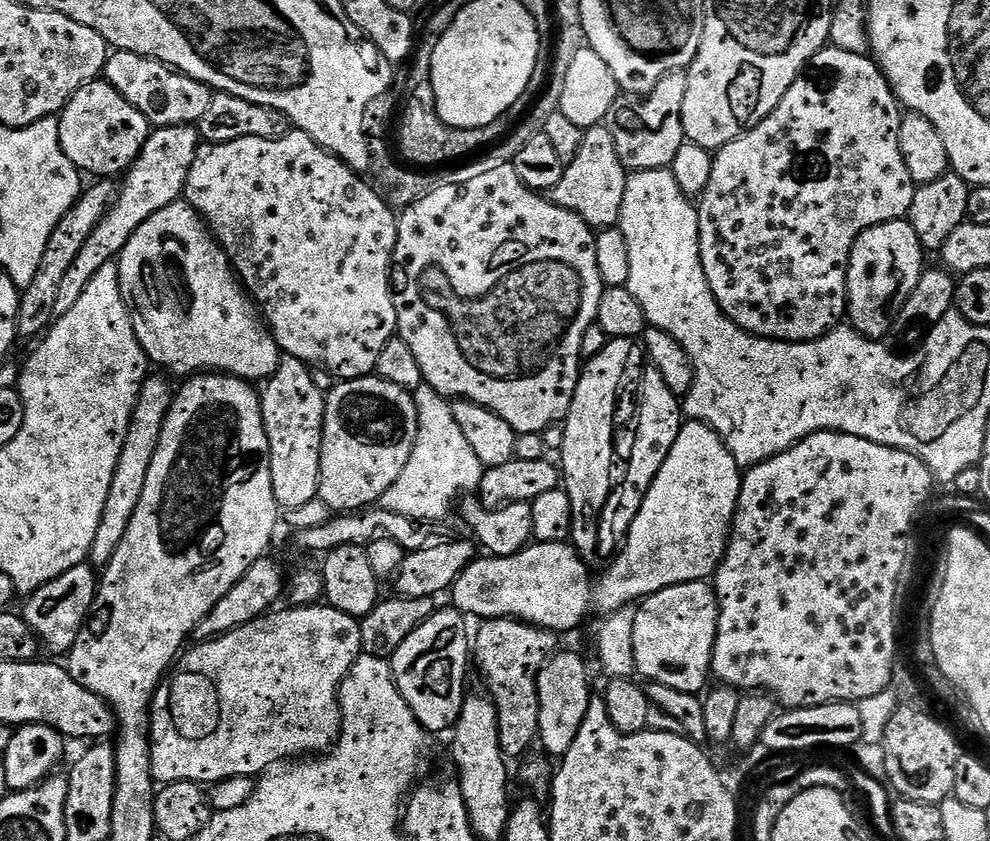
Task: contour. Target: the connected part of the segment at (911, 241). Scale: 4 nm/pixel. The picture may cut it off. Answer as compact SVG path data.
M907 219L891 220L890 222L879 224L878 226L874 226L870 230L863 232L854 242L854 246L852 247L852 255L848 257L848 310L846 316L850 321L851 327L855 328L857 332L861 332L863 336L867 336L869 340L883 341L885 339L884 335L886 335L887 332L891 333L893 331L900 311L904 306L906 306L907 300L918 286L919 278L923 275L926 269L924 256L926 256L926 250L918 242L918 234L914 234L914 226L910 226Z

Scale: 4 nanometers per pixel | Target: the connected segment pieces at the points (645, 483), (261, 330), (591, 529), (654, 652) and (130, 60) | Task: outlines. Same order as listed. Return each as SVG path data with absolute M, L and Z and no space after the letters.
M656 368L653 372L649 372L646 377L644 402L644 416L640 424L640 440L636 443L633 472L629 475L626 494L624 495L625 507L629 513L625 515L625 521L621 523L621 531L617 530L608 535L608 547L612 550L619 549L625 543L625 533L630 530L630 526L642 506L644 496L650 490L652 479L658 474L662 462L666 462L666 458L670 454L670 450L680 433L680 425L682 423L681 397L676 396L670 390L670 386L666 386L666 382L662 382L662 374L658 374Z
M179 199L170 206L158 210L150 218L146 218L146 222L142 222L142 226L138 226L138 230L132 235L130 242L126 242L126 246L120 251L118 267L120 269L120 293L124 295L130 309L136 337L142 346L142 350L155 367L157 364L158 367L165 368L165 370L160 370L165 373L173 372L174 375L180 376L179 378L191 378L197 374L227 374L249 382L257 382L256 380L260 380L259 382L267 381L268 377L274 375L278 370L282 353L276 344L276 339L272 337L271 328L262 319L252 297L248 295L244 285L240 283L232 263L228 260L228 255L225 254L220 243L216 241L212 229L205 224L203 216L193 210L191 204Z
M609 339L602 354L583 365L572 405L562 424L564 445L560 448L558 464L562 469L562 487L568 493L572 507L570 543L576 549L576 555L589 566L592 566L592 556L596 556L596 516L600 516L600 504L604 496L608 496L608 456L612 456L612 448L608 448L608 431L612 432L612 396L616 396L616 381L620 379L620 367L623 367L628 352L629 340Z
M708 580L670 586L653 596L647 596L635 613L633 642L637 673L653 684L703 693L704 683L710 680L720 613L715 587Z
M113 51L104 63L102 76L110 86L114 86L114 90L118 90L118 94L122 94L122 98L126 98L126 102L130 102L130 106L134 106L134 110L142 110L153 129L183 124L199 125L214 95L208 85L190 78L185 72L177 72L153 56L133 52Z

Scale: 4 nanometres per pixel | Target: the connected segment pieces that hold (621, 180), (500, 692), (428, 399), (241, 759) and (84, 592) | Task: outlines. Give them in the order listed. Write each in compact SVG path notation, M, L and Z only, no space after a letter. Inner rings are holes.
M597 126L585 131L582 150L578 158L565 167L562 182L550 190L550 199L562 210L578 214L594 230L615 228L622 214L622 198L626 198L626 182L630 172L625 168L614 146L614 134L607 126Z
M484 620L481 628L474 632L474 664L480 667L484 675L484 684L488 687L487 695L498 714L498 730L500 731L500 745L505 757L515 762L519 756L529 755L528 747L537 743L540 734L540 703L538 702L538 674L545 664L558 651L557 633L549 632L547 628L539 628L537 624L526 624L522 620Z
M426 383L420 384L413 392L413 396L415 409L418 410L419 428L414 451L397 482L394 482L394 485L390 486L390 490L382 496L378 506L390 510L391 513L405 515L406 518L440 524L449 516L451 510L453 513L454 507L463 495L473 493L480 486L485 466L471 449L470 442L463 437L462 430L459 429L458 422L454 419L452 404L445 397L442 397Z
M327 603L305 604L303 606L287 606L281 612L269 611L266 616L259 616L254 622L235 628L232 632L191 645L179 657L174 671L171 673L172 685L156 689L152 698L150 715L152 717L152 778L161 785L173 784L189 780L201 786L217 784L219 780L235 776L259 777L261 774L277 767L281 762L292 762L297 758L312 758L324 754L335 745L340 738L340 685L348 679L354 662L361 656L360 621L350 614L342 614L342 610Z
M85 562L74 566L74 570L66 570L66 574L46 582L46 586L42 586L25 599L28 601L22 609L24 621L32 627L34 634L47 651L49 648L50 651L61 654L71 652L74 642L78 642L80 631L84 629L92 614L97 587L97 569L91 563Z

